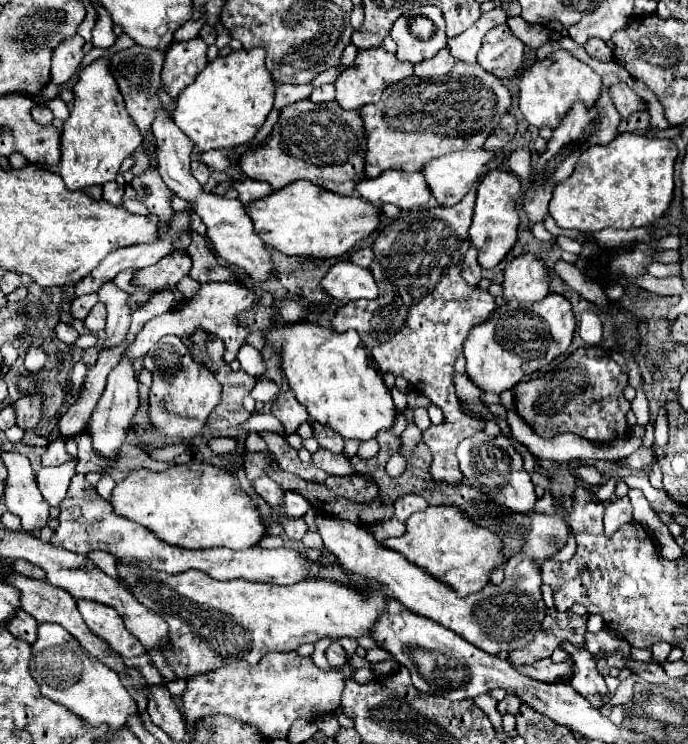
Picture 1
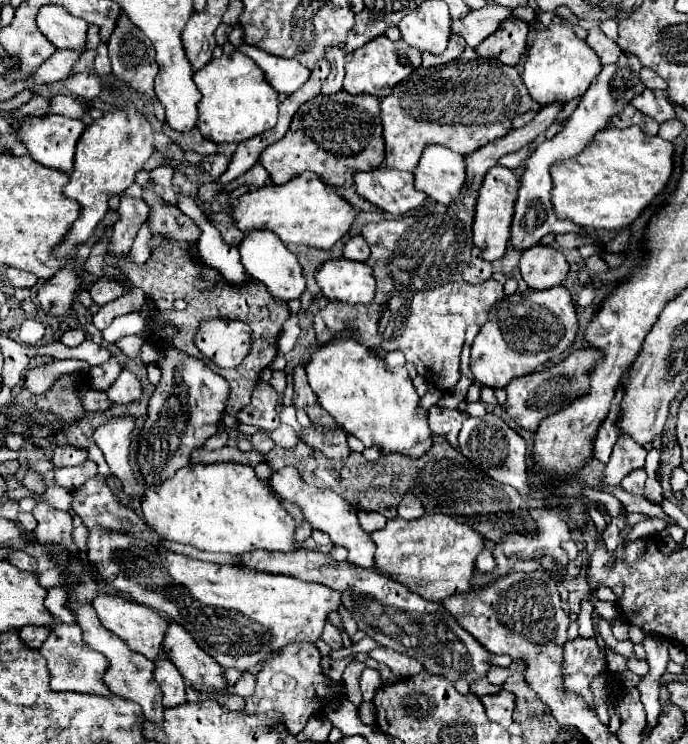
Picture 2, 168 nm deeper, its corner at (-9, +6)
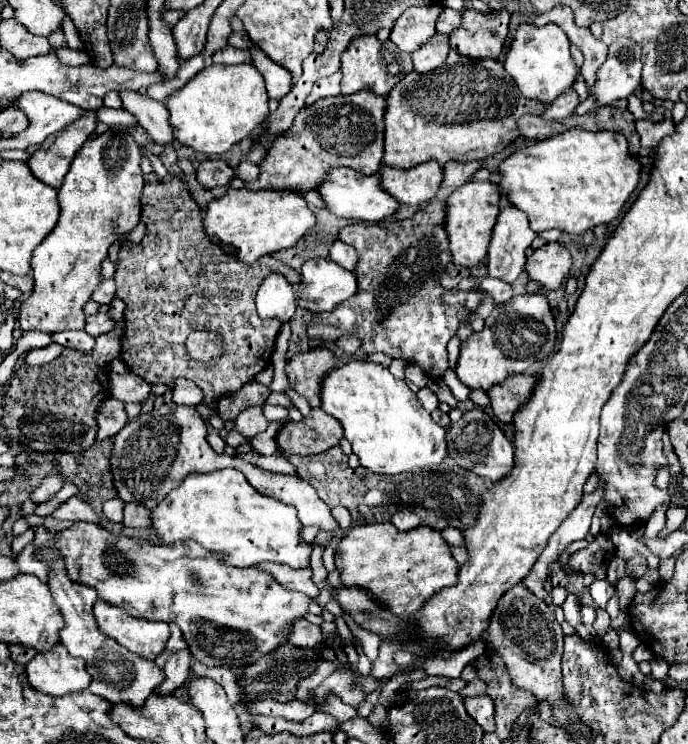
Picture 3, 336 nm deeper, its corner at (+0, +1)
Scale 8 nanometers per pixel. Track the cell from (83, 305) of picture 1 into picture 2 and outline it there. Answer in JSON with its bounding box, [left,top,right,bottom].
[89,277,125,305]

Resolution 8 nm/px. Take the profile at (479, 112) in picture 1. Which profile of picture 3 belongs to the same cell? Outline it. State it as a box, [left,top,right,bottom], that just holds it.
[382,50,544,170]

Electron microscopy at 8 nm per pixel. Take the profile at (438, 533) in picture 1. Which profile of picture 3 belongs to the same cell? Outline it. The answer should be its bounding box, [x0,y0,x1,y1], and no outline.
[336,522,458,614]

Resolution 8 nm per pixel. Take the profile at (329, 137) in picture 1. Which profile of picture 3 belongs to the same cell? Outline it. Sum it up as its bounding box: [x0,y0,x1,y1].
[248,90,384,192]

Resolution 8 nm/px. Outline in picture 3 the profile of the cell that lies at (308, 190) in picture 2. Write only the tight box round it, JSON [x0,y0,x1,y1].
[204,190,316,262]

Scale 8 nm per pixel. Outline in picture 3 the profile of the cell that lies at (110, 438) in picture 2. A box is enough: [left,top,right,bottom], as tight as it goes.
[124,502,150,528]

